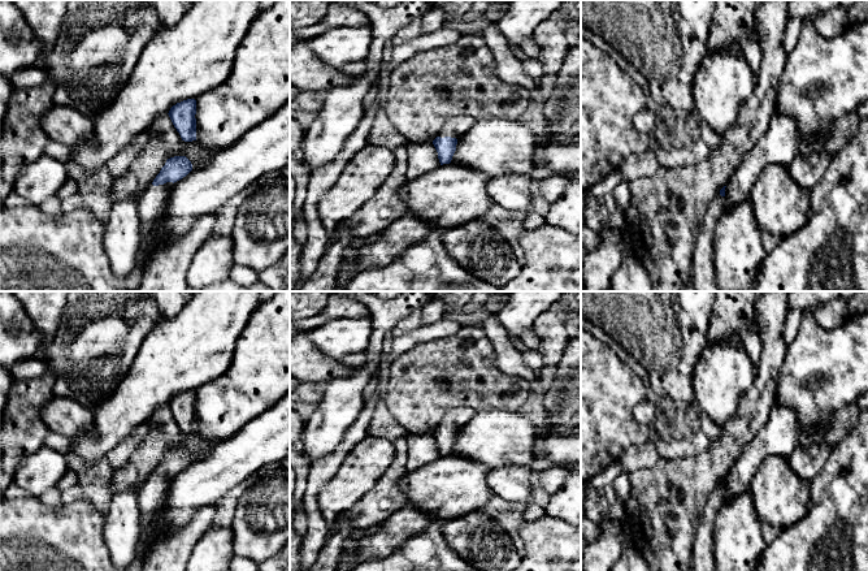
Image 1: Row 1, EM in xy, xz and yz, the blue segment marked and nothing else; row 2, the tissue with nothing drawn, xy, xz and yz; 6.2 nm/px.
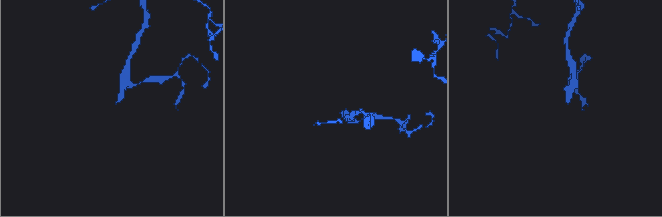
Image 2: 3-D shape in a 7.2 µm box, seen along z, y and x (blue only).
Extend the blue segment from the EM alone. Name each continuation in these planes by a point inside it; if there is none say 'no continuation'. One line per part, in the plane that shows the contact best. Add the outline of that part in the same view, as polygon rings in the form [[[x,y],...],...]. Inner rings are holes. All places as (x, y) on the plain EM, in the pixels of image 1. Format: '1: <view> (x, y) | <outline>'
1: xy (151, 497) | [[[173,473],[151,476],[138,492],[140,520],[152,520],[162,509]]]

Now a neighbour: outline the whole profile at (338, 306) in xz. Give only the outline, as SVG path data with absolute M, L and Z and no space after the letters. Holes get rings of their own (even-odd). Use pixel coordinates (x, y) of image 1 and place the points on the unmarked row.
M330 294L327 304L321 313L298 321L299 330L311 332L330 320L343 317L370 317L370 312L363 302L352 297Z

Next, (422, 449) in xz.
M407 433L407 468L413 472L440 458L433 433Z

